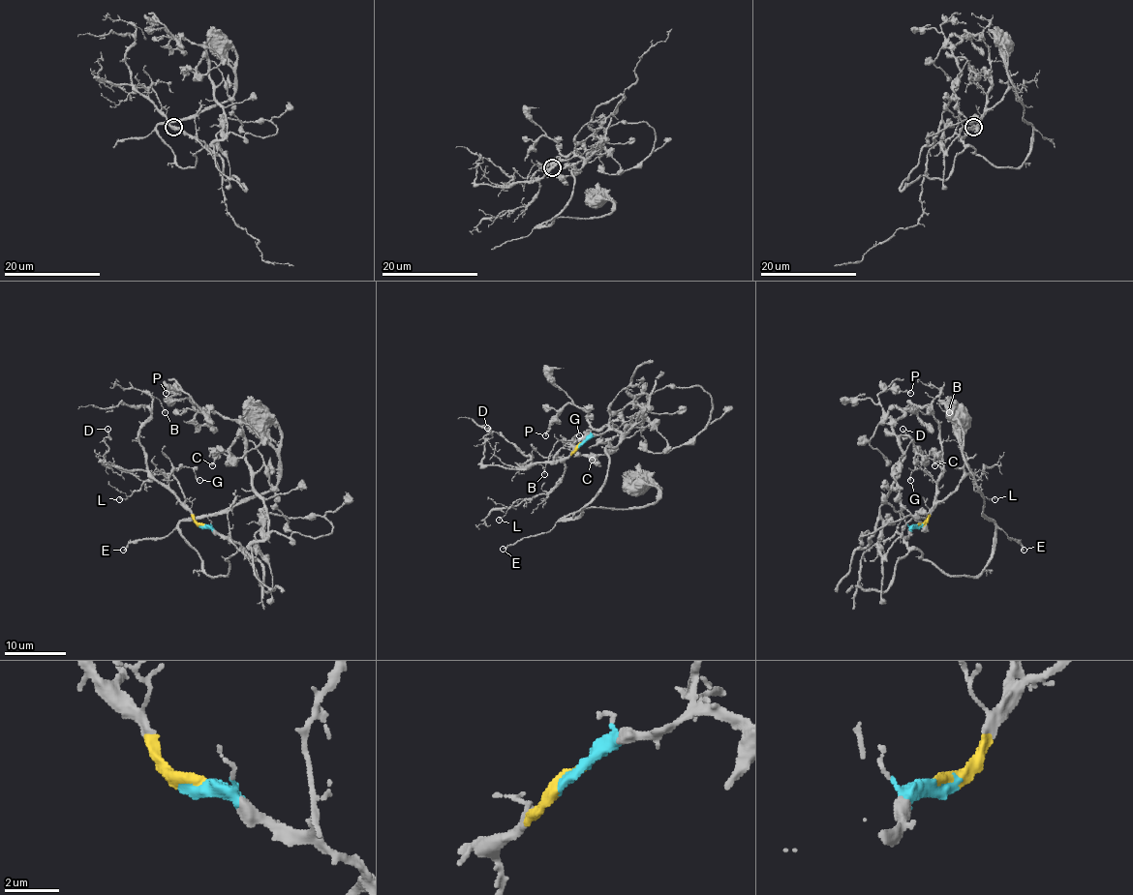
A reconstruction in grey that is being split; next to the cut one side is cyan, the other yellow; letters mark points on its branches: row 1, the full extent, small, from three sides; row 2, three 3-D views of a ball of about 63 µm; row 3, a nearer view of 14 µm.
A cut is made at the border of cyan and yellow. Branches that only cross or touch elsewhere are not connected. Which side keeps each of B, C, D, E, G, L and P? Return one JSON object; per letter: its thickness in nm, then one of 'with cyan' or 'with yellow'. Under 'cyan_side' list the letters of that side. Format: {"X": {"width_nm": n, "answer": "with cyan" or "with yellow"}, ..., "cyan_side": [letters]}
{"B": {"width_nm": 110, "answer": "with yellow"}, "C": {"width_nm": 190, "answer": "with cyan"}, "D": {"width_nm": 130, "answer": "with yellow"}, "E": {"width_nm": 200, "answer": "with cyan"}, "G": {"width_nm": 110, "answer": "with yellow"}, "L": {"width_nm": 120, "answer": "with yellow"}, "P": {"width_nm": 200, "answer": "with cyan"}, "cyan_side": ["C", "E", "P"]}

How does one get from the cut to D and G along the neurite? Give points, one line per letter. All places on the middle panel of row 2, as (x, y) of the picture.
D: (580, 445), (566, 458), (533, 462), (523, 468), (485, 465), (482, 462), (486, 428)
G: (580, 445), (562, 459), (548, 462), (551, 450), (559, 440), (569, 440), (579, 435)

